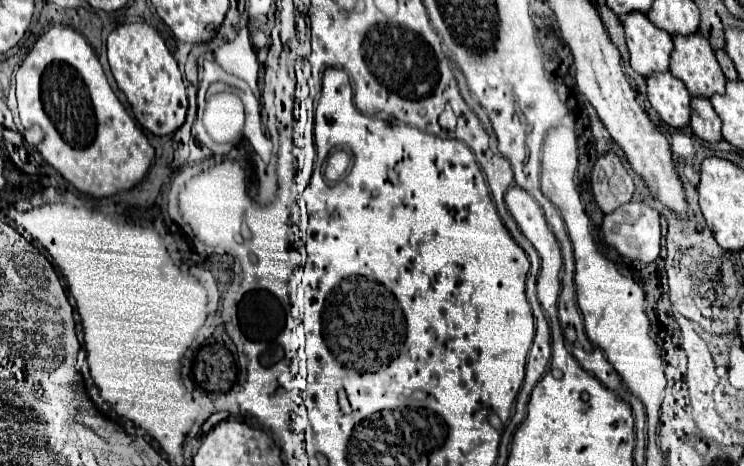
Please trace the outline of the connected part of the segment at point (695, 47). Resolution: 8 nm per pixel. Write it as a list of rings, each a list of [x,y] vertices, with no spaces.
[[[701,34],[673,36],[673,44],[669,72],[687,86],[691,96],[711,98],[725,92],[727,80],[707,38]]]

